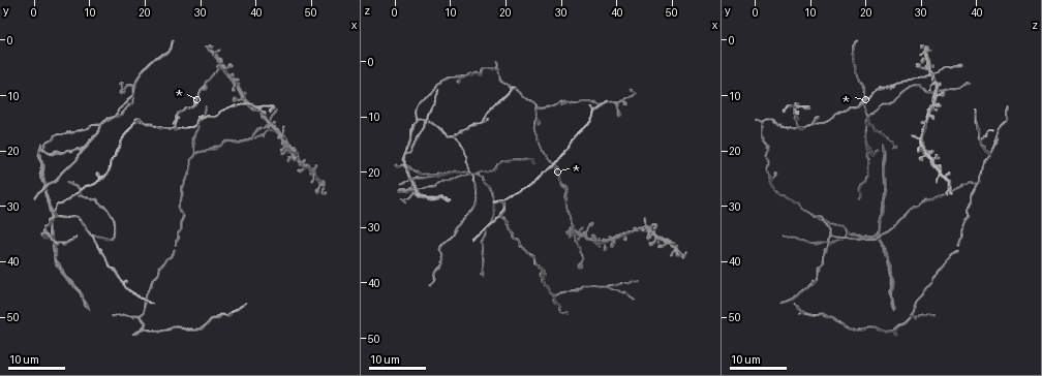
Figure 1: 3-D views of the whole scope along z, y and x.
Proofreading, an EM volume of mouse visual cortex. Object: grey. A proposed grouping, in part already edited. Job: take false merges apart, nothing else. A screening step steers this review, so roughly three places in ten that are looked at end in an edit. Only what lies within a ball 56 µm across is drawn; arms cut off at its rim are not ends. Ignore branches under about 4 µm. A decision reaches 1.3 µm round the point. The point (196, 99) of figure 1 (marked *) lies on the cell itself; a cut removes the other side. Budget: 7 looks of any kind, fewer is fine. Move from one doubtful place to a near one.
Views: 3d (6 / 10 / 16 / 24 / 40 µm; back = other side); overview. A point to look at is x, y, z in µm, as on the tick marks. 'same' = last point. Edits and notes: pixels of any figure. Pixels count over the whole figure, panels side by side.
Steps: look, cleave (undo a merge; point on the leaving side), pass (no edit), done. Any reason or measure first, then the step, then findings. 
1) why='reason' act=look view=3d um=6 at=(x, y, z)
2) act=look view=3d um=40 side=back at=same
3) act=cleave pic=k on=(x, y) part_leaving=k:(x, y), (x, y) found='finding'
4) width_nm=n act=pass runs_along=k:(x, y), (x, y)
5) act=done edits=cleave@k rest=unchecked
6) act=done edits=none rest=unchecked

act=look view=3d um=16 at=(28.5, 20.5, 42.0)

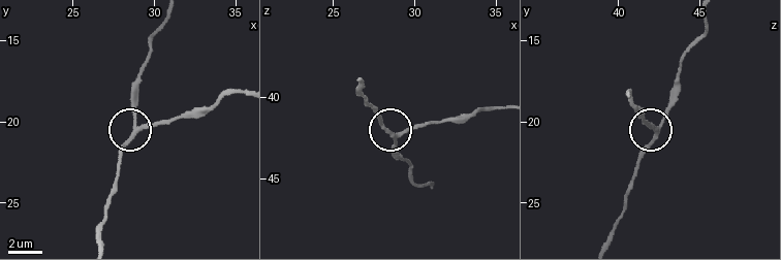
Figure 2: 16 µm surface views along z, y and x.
act=look view=3d um=10 at=(28.8, 20.6, 42.4)

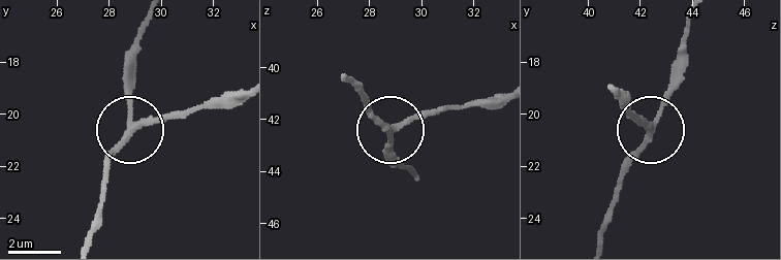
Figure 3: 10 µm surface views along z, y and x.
side_arm_um=10 act=pass found='one cell here'

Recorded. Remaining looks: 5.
why='thin arm on a thick one' act=look view=3d um=24 at=(38.5, 18.0, 40.5)

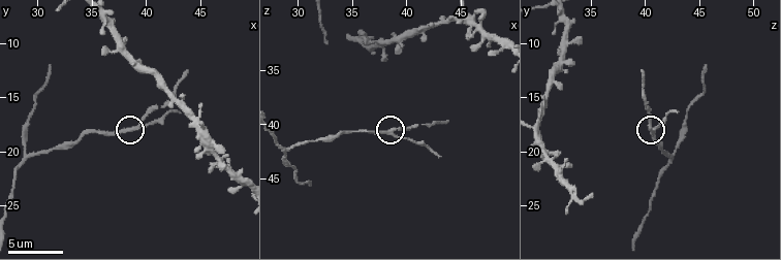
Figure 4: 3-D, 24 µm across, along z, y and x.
why='zoom in' act=look view=3d um=10 at=(38.6, 18.0, 40.6)

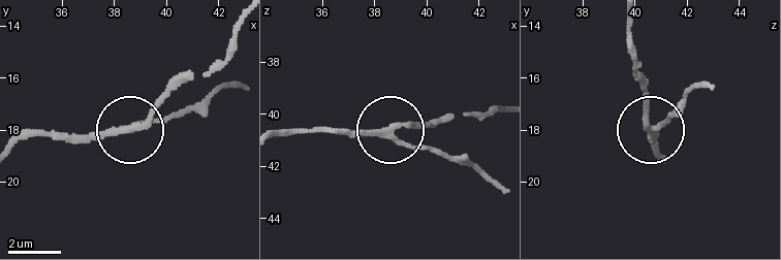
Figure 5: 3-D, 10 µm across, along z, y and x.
act=pass found='all the same cell'

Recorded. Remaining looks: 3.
why='three arms meet' act=look view=3d um=16 at=(26.0, 15.5, 8.0)

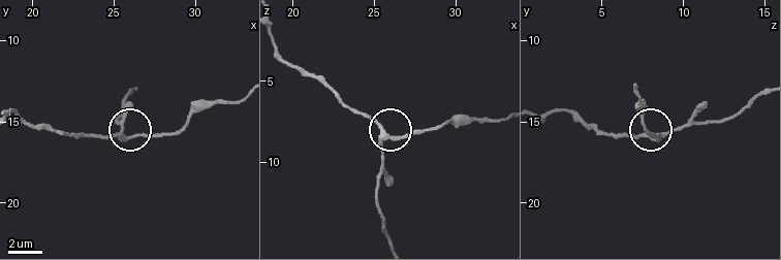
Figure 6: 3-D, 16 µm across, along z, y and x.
act=look view=3d um=6 at=(26.0, 16.1, 8.6)

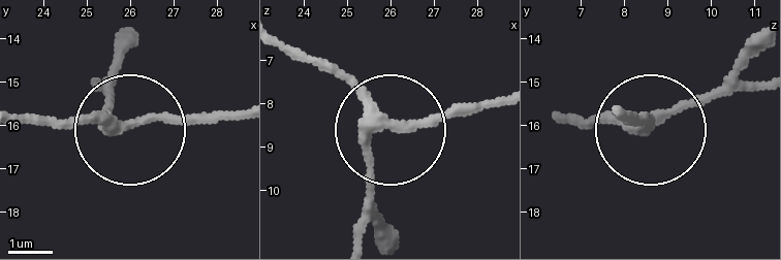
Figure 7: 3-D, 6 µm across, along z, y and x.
width_nm=250 act=pass runs_along=7:(97, 83), (123, 124), (235, 120) found='continuous, no second cell'

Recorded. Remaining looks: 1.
act=done edits=none rest=unchecked

